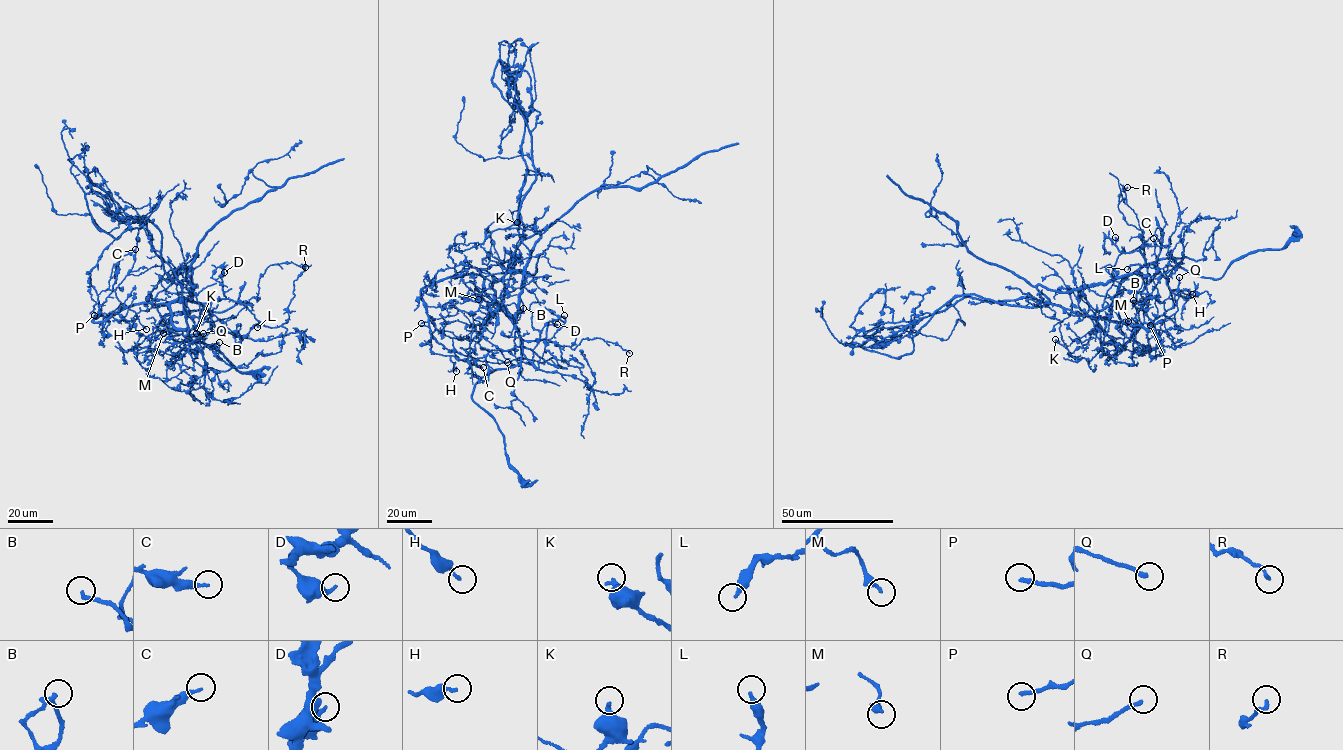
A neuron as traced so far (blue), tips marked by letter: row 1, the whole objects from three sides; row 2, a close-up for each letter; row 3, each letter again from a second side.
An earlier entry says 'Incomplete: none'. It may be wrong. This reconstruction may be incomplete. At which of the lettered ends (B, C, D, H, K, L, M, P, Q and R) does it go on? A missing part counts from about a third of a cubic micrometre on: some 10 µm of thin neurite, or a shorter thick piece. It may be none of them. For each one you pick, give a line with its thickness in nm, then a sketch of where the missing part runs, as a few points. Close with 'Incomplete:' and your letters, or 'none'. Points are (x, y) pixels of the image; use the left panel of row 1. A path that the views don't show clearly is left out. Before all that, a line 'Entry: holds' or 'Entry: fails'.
Entry: holds
Incomplete: none

